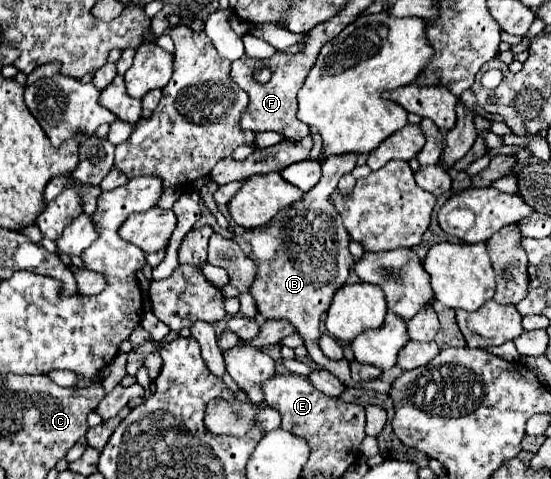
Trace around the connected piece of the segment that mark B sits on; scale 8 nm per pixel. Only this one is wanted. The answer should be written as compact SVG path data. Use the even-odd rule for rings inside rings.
M349 153L349 157L323 159L321 181L311 191L307 191L301 201L277 213L277 217L273 217L273 221L259 231L259 235L265 235L265 237L277 237L277 247L271 257L259 257L257 253L253 253L251 243L247 239L247 231L245 235L233 237L233 239L239 243L243 253L247 253L247 257L257 261L257 275L251 285L251 295L257 303L259 313L267 319L285 319L285 321L289 319L295 331L303 337L311 361L327 369L329 373L333 373L343 385L387 393L391 387L389 383L383 383L381 379L377 379L377 381L359 385L351 379L349 365L345 361L329 361L317 347L317 341L323 335L319 331L321 315L329 309L333 293L345 285L349 277L349 269L355 263L353 255L349 253L349 233L341 223L341 215L329 203L329 195L337 189L339 177L355 169L357 157L359 157L357 153Z

